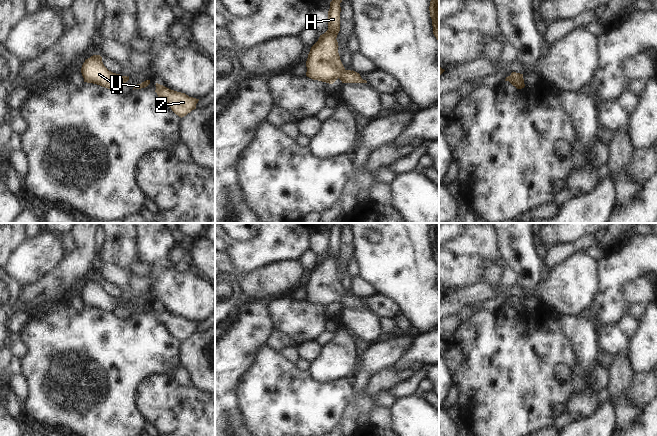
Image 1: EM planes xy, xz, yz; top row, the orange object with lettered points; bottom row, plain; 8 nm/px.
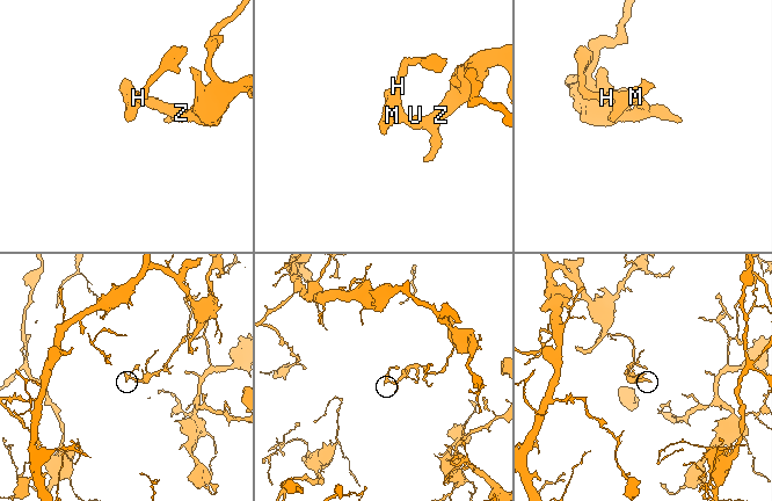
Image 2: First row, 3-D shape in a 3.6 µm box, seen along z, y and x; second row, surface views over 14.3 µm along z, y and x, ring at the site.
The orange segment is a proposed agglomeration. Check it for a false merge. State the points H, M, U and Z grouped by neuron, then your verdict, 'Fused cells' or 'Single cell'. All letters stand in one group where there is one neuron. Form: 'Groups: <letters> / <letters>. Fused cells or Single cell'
Groups: H M U Z. Single cell

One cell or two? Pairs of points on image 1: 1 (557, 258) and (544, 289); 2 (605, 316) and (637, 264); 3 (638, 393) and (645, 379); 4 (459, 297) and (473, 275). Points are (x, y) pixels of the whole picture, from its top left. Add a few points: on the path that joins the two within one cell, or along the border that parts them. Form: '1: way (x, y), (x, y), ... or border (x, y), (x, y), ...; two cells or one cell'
1: border (572, 254), (549, 269); two cells
2: way (610, 303), (611, 290), (624, 277); one cell
3: way (641, 390), (645, 382); one cell
4: border (483, 280), (455, 291); two cells

